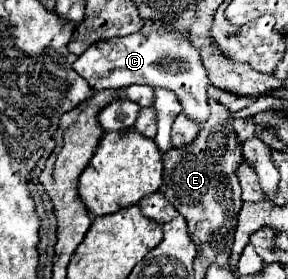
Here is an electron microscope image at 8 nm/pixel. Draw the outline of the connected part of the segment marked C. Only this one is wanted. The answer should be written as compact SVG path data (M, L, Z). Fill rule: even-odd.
M158 28L152 30L148 36L142 32L102 40L88 48L72 66L92 90L104 88L128 88L132 84L148 84L154 88L172 90L180 104L184 106L184 114L196 122L204 122L210 116L206 88L210 84L208 70L202 64L200 50L192 46L188 32L176 32Z

